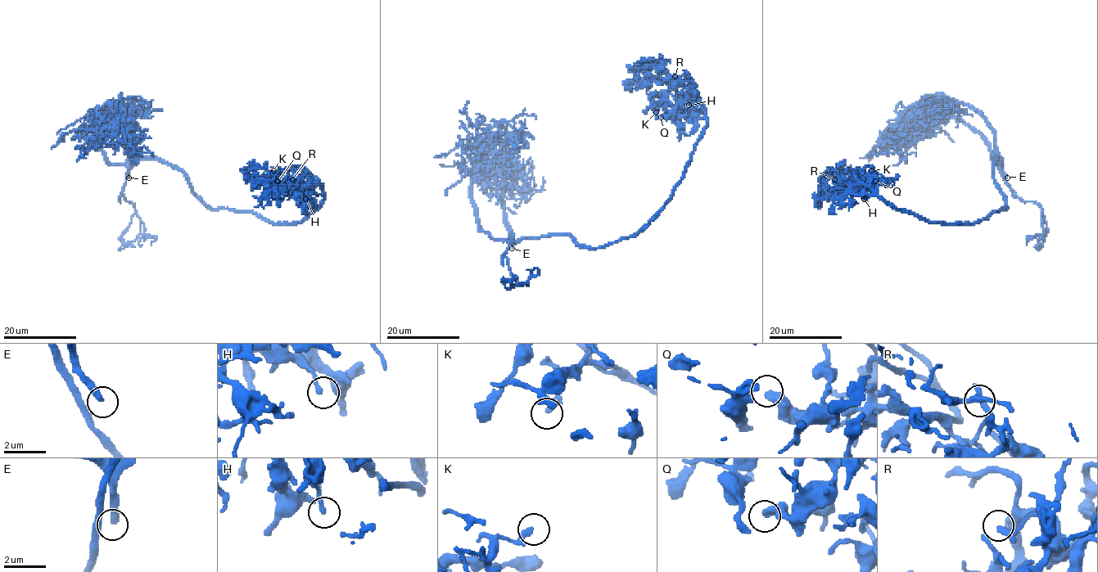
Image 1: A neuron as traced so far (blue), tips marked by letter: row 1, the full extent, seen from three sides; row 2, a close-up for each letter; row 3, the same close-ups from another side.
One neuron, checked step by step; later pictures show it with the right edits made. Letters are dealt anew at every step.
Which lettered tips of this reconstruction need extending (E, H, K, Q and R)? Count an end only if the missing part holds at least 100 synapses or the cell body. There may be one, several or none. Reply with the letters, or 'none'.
E

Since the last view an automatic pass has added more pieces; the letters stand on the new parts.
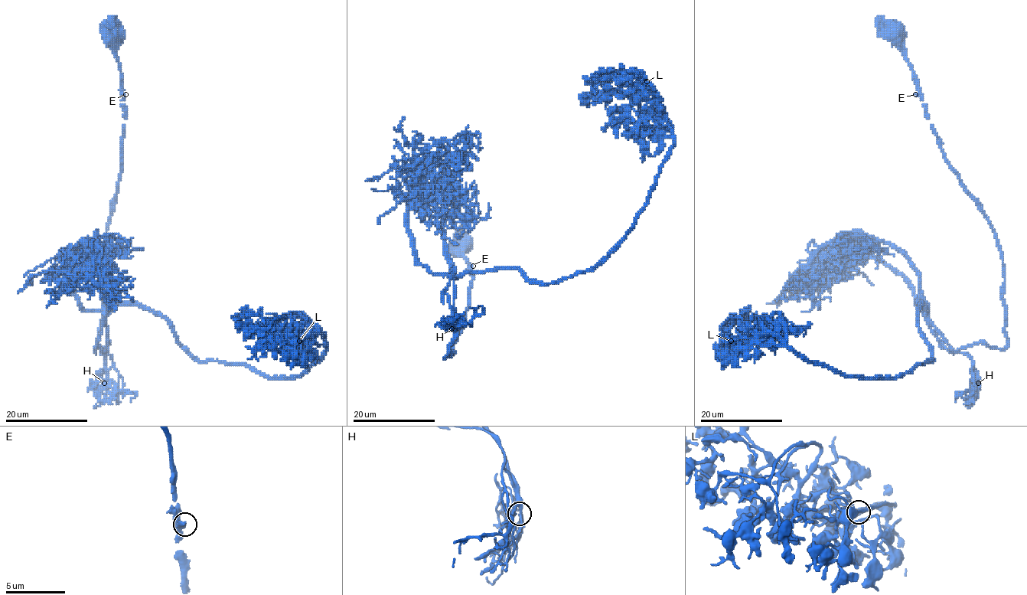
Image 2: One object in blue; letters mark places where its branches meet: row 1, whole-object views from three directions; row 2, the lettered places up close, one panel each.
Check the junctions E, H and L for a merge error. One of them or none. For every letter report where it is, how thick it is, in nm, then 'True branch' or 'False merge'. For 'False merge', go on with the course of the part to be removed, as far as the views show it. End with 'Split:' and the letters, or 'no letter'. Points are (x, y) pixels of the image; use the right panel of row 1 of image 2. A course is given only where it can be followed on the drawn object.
E: Place: (915, 94). Thickness 400 nm. True branch
H: Place: (978, 383). Thickness 260 nm. True branch
L: Place: (731, 341). Thickness 320 nm. True branch
Split: no letter

